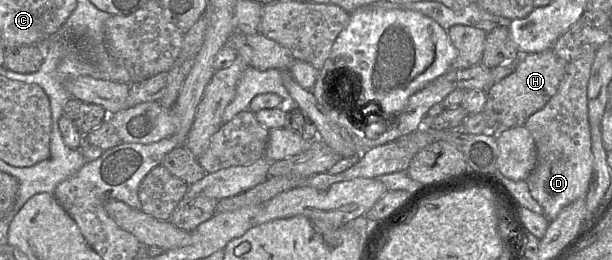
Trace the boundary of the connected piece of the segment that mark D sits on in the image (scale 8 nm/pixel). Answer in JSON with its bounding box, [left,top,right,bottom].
[524,51,596,221]

